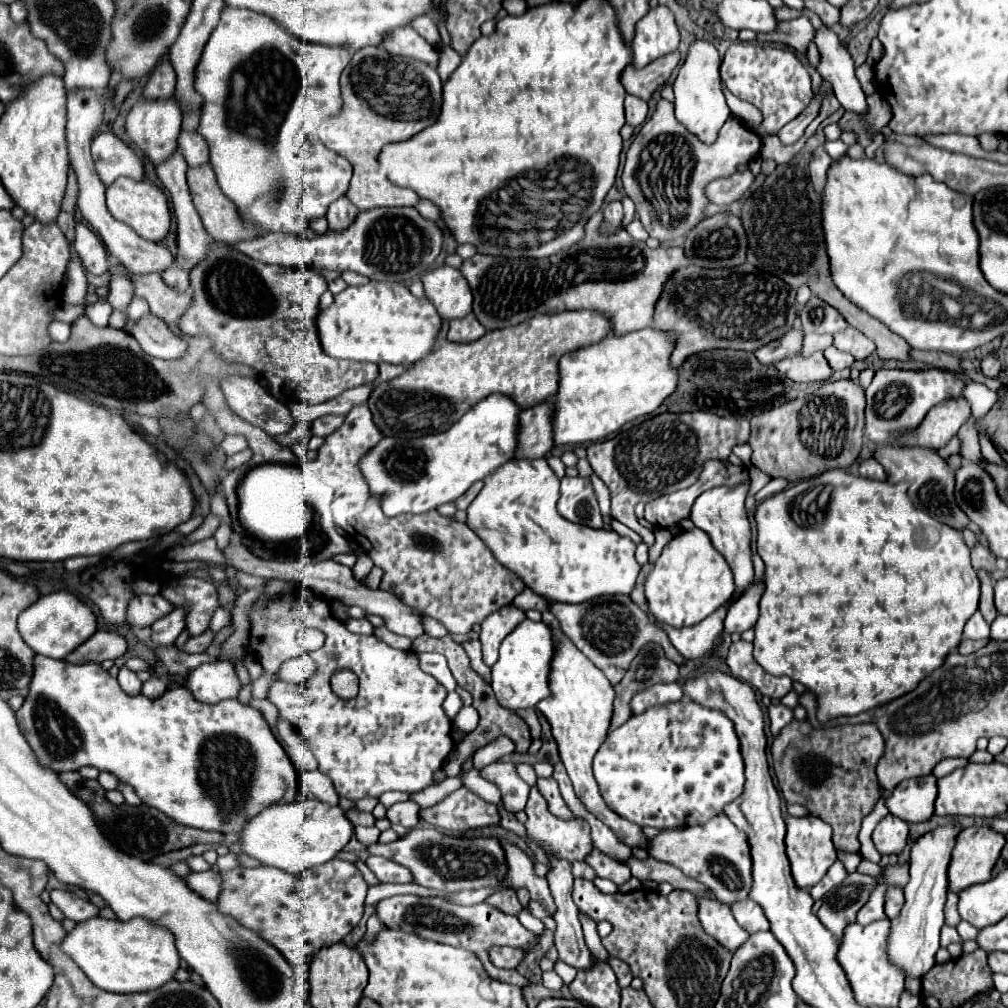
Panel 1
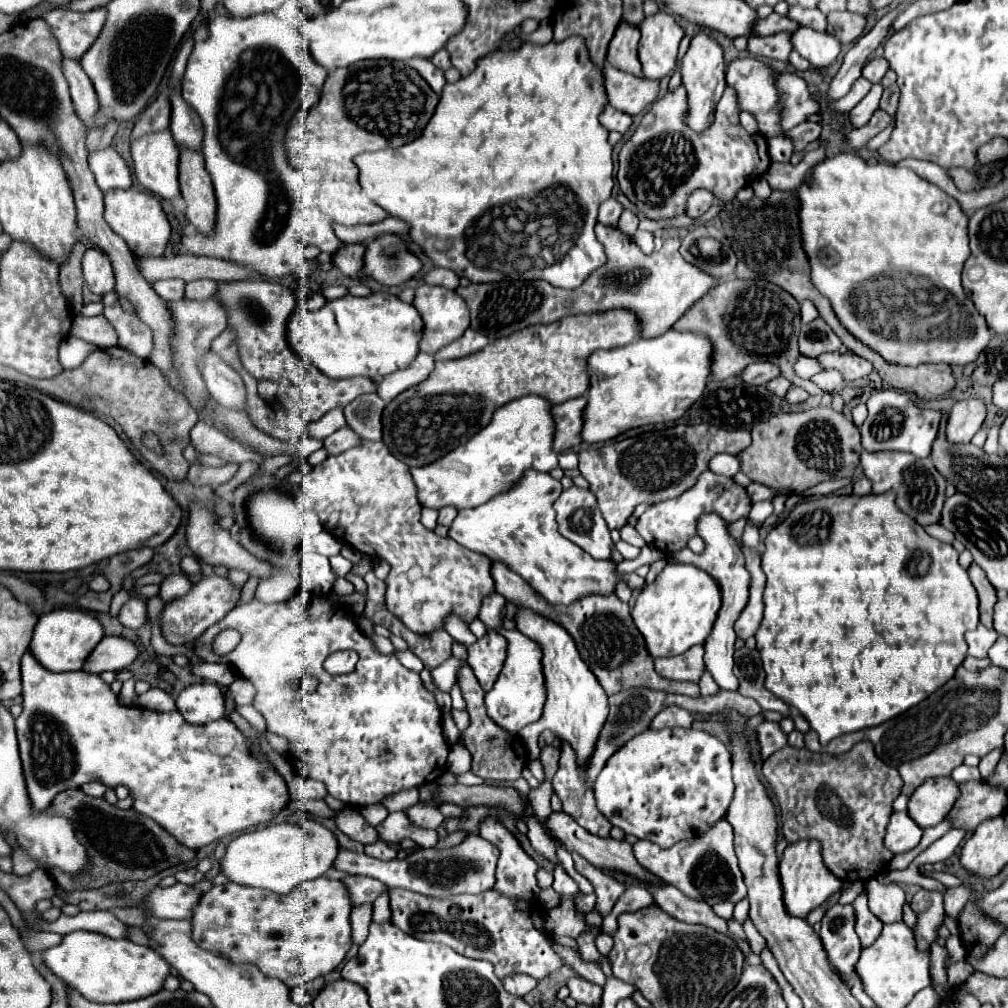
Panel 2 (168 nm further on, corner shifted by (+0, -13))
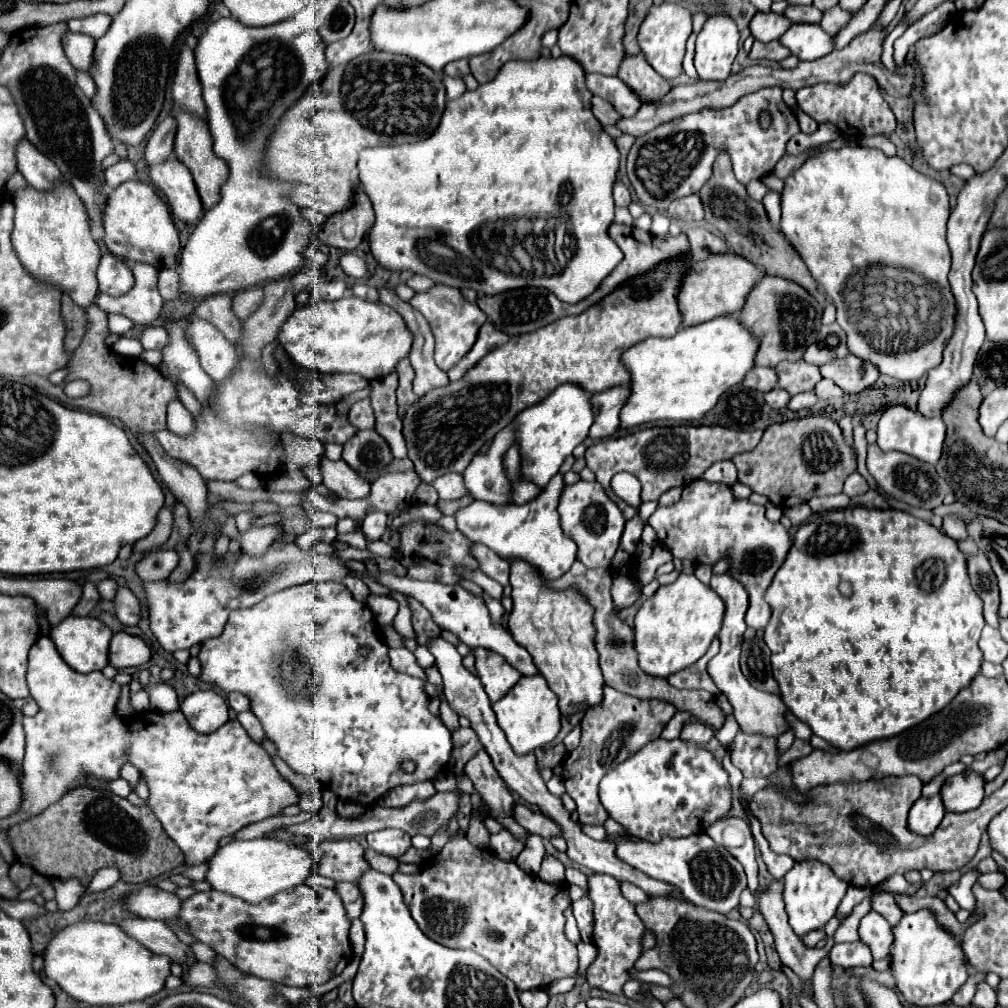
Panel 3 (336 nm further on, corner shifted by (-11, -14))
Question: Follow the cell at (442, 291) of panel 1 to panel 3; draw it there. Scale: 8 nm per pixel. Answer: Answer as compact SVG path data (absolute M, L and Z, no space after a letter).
M436 284L428 292L420 292L410 300L410 306L416 308L432 328L432 334L436 338L434 360L442 372L448 372L450 368L454 368L470 352L470 348L476 342L480 326L486 322L486 314L476 304L470 304L460 290L450 286Z

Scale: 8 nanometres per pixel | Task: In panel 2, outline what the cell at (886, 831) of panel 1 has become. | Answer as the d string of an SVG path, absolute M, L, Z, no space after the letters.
M901 811L901 813L893 813L891 815L891 821L887 825L887 833L885 833L885 839L883 839L883 845L893 853L893 855L899 855L899 853L907 853L911 851L919 839L923 835L923 829L917 827L907 811Z

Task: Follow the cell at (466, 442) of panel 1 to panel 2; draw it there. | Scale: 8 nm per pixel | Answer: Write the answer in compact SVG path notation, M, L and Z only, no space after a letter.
M535 395L509 401L505 407L499 407L489 425L465 445L459 445L425 467L409 467L421 507L435 511L447 505L455 509L477 507L495 493L509 489L527 469L551 471L559 467L557 455L551 451L553 419L549 419L549 407L551 405L545 403L545 399Z

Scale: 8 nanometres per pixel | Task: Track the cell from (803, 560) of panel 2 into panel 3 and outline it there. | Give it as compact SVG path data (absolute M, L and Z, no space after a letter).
M850 506L846 510L826 512L814 522L800 526L782 568L776 572L772 584L766 590L766 602L772 606L772 618L764 630L764 640L772 650L772 674L780 686L782 702L800 722L808 724L816 736L846 752L874 740L898 736L900 732L922 724L932 714L946 708L954 700L954 696L962 688L970 686L980 672L982 652L978 648L978 640L986 622L982 618L982 600L972 590L968 572L964 568L964 554L958 550L956 542L950 536L942 534L926 520L920 520L902 510Z

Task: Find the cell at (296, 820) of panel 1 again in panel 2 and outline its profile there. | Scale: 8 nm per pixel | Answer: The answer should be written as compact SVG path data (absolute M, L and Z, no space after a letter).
M305 819L303 823L295 825L277 823L251 833L243 833L233 839L221 861L221 871L233 883L261 887L287 895L299 883L321 877L327 869L331 869L339 849L341 845L337 841L337 835L315 819Z

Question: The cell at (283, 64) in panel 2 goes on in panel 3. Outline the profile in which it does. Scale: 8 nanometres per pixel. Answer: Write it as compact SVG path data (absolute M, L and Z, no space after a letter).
M220 18L200 36L194 56L206 104L206 118L214 138L214 152L228 162L230 176L220 190L220 202L204 212L204 218L198 222L182 250L180 298L202 300L212 294L238 292L264 284L264 280L278 280L302 268L304 250L312 242L312 224L304 218L300 208L288 200L292 184L264 178L258 170L272 126L278 124L284 110L300 100L300 96L304 96L304 92L308 92L310 86L328 72L330 66L324 58L324 48L326 44L318 34L300 30L292 18L264 28L250 28L234 18Z

